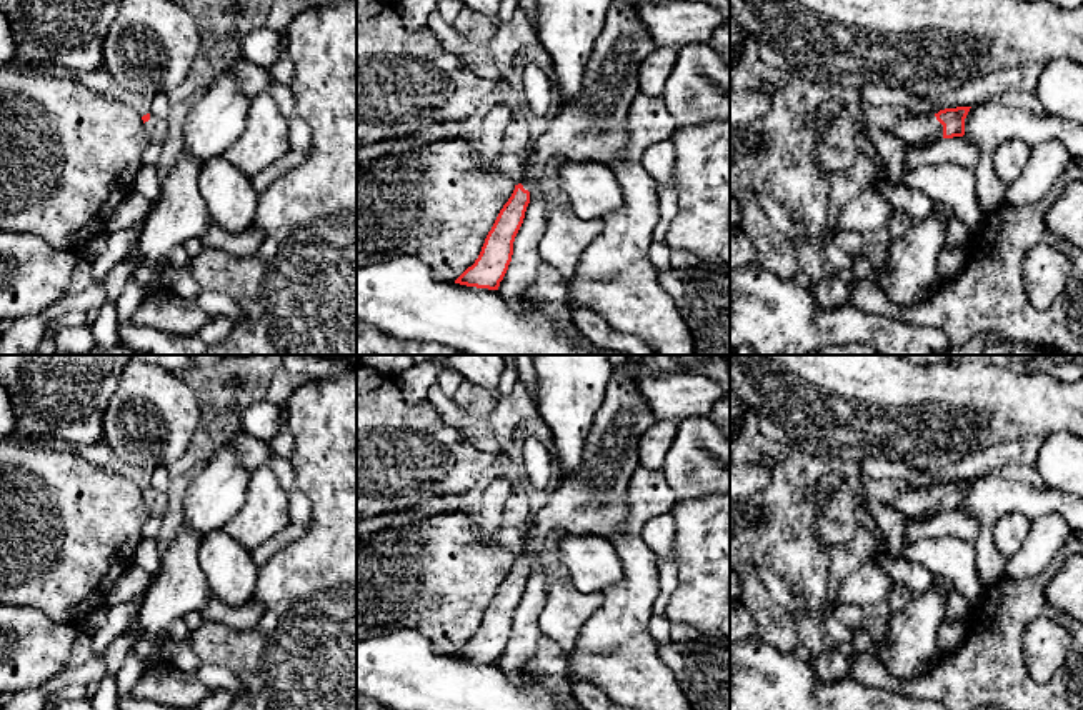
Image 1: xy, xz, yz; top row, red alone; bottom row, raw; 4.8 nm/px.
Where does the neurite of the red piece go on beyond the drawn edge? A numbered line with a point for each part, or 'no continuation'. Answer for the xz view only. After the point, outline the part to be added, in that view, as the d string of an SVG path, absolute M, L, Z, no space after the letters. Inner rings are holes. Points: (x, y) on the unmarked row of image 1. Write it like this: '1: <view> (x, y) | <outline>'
1: xz (592, 500) | M608 355L608 358L615 368L613 378L595 415L580 465L561 480L550 502L540 512L528 517L522 530L522 558L528 565L530 555L540 553L545 548L545 540L553 530L571 535L596 535L610 542L625 530L626 490L633 472L638 468L640 438L656 422L656 417L626 373L626 355Z

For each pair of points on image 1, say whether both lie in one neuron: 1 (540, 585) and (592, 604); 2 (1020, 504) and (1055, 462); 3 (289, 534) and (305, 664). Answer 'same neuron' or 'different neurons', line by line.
1: different neurons
2: different neurons
3: different neurons

